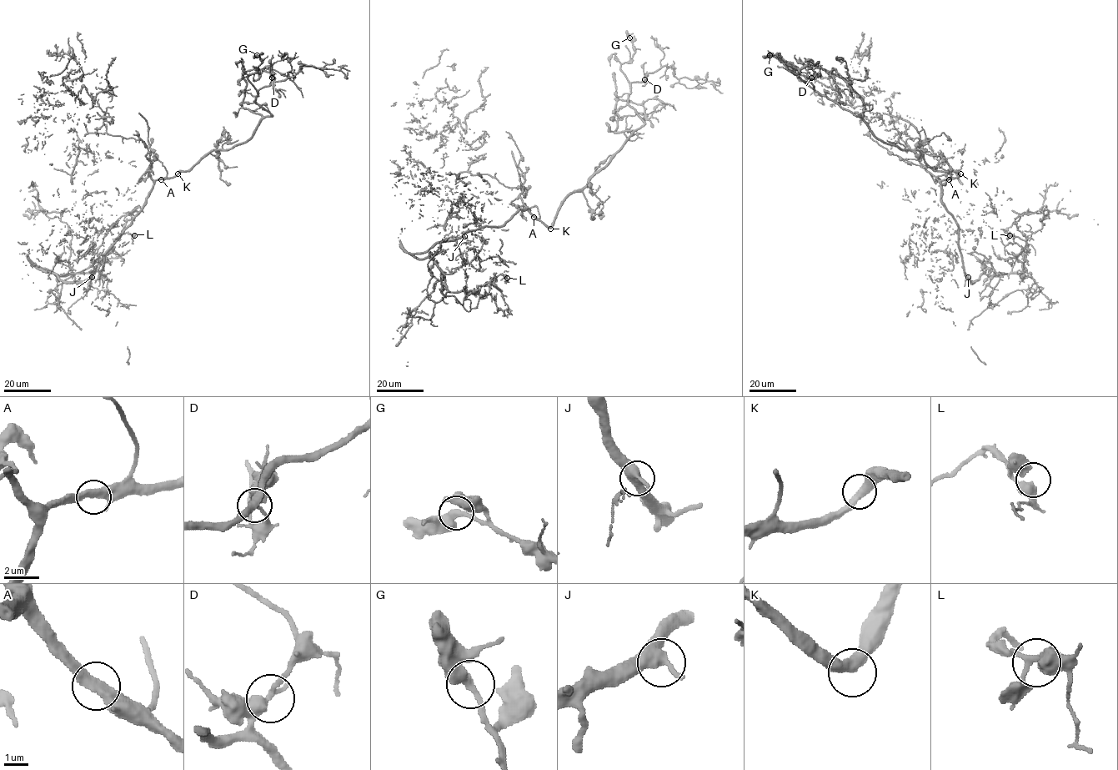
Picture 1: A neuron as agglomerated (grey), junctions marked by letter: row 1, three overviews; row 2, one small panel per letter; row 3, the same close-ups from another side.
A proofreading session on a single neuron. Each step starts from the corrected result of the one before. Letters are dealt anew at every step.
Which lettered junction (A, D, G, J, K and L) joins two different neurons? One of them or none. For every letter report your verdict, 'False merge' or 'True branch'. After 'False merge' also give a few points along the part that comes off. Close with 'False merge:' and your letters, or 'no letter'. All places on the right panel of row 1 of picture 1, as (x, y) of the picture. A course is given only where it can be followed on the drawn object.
A: True branch
D: True branch
G: True branch
J: True branch
K: True branch
L: True branch
False merge: no letter

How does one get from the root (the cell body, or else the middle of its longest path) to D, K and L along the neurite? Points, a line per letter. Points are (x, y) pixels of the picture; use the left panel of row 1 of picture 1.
D: (149, 176), (173, 178), (211, 151), (244, 143), (272, 115), (255, 98), (272, 78)
K: (149, 176), (157, 180), (173, 178), (177, 173)
L: (149, 176), (146, 204), (87, 279), (62, 282), (41, 269), (81, 272), (101, 261), (118, 235), (134, 235)

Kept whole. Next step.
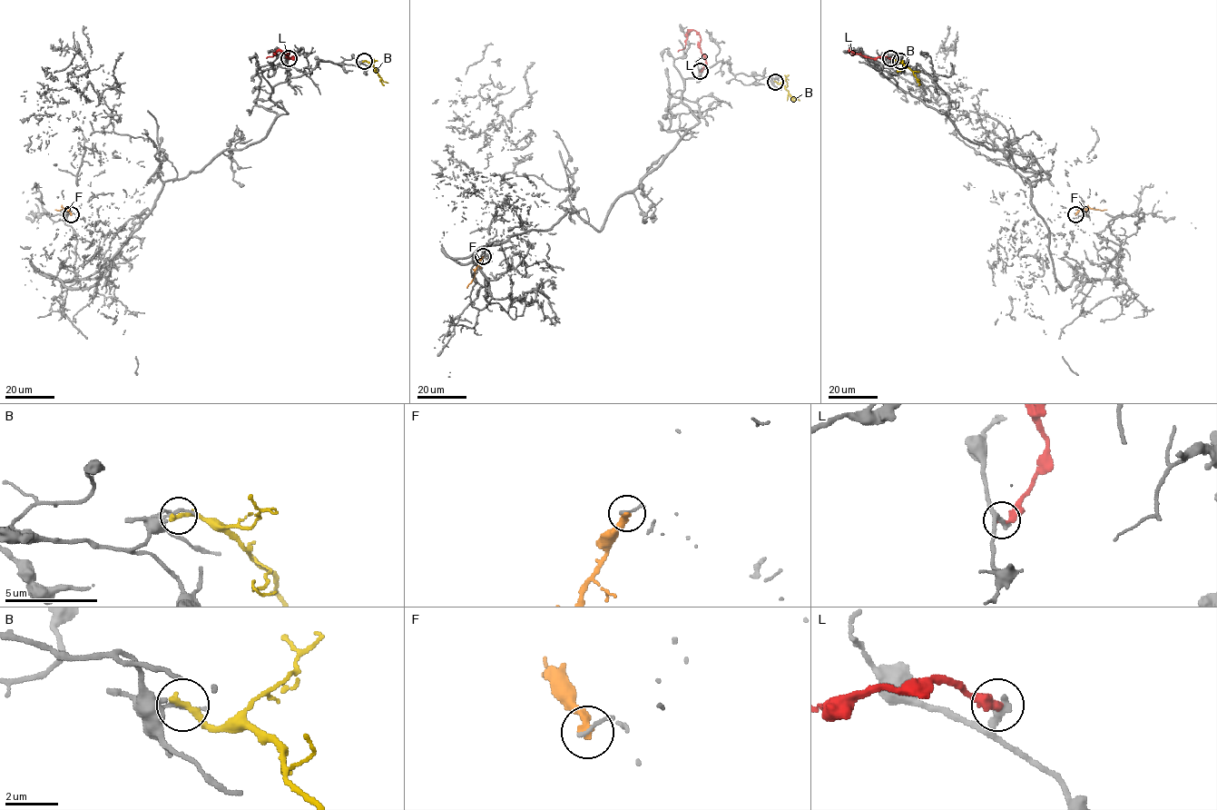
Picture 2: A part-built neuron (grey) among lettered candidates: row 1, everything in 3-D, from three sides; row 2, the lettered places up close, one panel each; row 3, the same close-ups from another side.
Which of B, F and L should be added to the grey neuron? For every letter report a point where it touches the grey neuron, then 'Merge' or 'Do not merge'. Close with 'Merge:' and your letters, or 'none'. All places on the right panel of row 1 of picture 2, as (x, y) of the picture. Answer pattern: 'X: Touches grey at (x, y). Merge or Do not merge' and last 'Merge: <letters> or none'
B: Touches grey at (900, 61). Merge
F: Touches grey at (1075, 214). Do not merge
L: Touches grey at (890, 58). Do not merge
Merge: B

